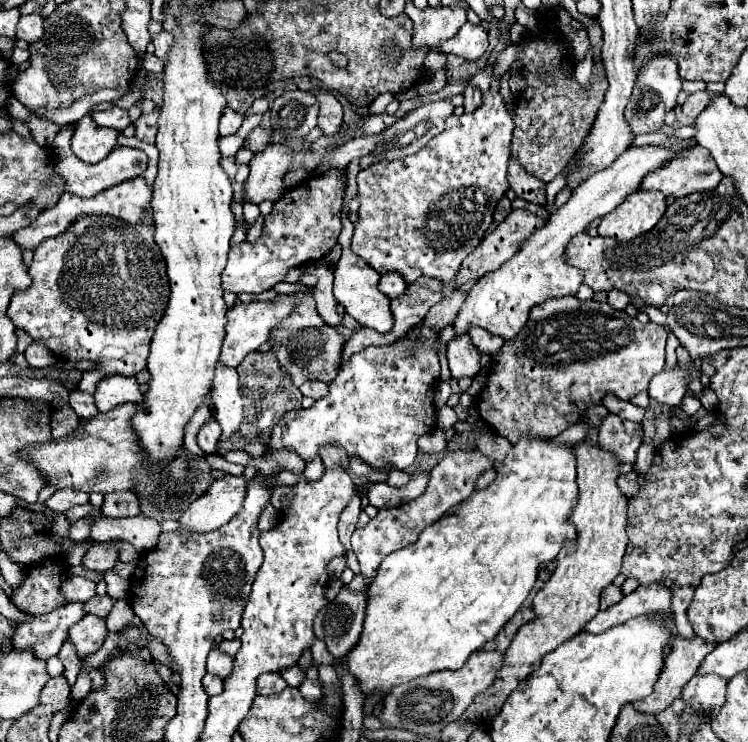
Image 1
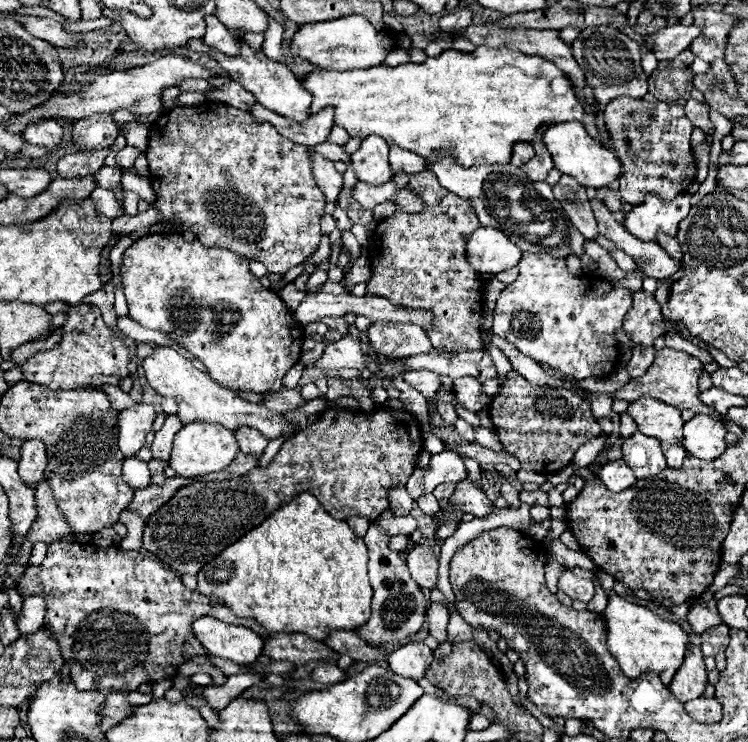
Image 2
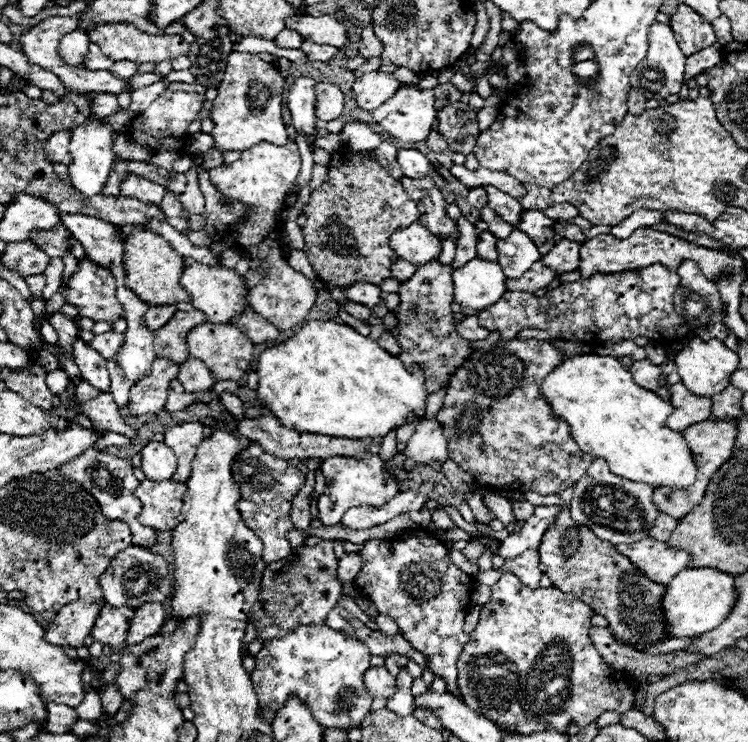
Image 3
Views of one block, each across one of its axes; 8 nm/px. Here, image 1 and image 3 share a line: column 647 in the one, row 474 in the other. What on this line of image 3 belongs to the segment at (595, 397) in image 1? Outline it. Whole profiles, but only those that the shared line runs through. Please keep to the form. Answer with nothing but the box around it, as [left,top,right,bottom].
[318,456,398,526]

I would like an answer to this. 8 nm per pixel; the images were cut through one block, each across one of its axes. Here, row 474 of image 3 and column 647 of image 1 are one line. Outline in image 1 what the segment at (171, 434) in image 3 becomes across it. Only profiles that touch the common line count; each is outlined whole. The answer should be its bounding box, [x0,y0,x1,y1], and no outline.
[640,144,722,198]

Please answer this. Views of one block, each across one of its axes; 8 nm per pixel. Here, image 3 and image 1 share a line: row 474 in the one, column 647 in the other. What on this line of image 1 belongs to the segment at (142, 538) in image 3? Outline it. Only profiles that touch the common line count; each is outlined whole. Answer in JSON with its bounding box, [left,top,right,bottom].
[626,56,682,136]

